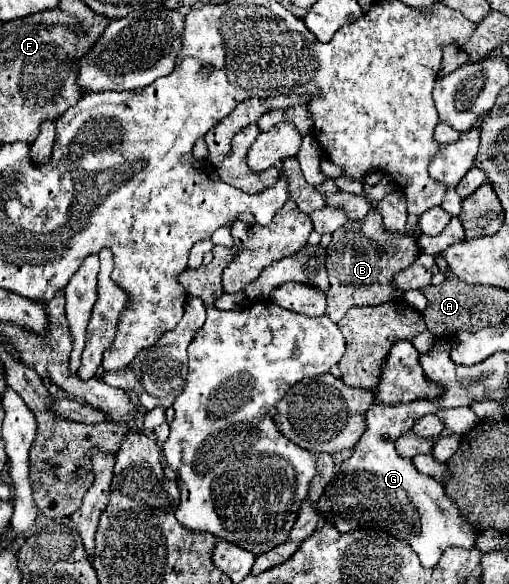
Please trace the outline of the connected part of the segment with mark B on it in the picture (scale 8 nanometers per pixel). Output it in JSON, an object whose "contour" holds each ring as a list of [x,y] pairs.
{"contour":[[[372,207],[368,215],[360,221],[346,221],[334,235],[328,245],[326,271],[330,279],[328,291],[328,307],[326,315],[338,323],[342,315],[356,305],[380,305],[386,301],[400,299],[402,295],[394,291],[392,277],[404,269],[408,269],[420,249],[414,239],[406,235],[392,235],[382,227],[382,215]]]}

